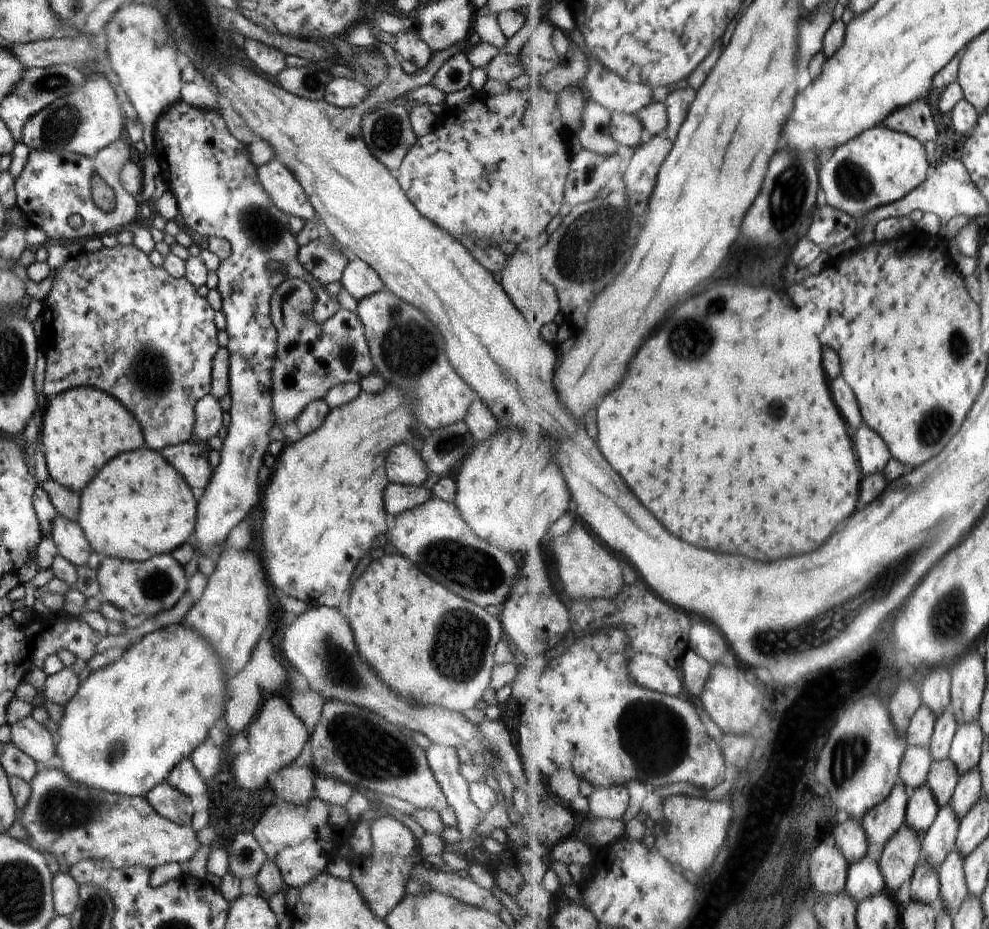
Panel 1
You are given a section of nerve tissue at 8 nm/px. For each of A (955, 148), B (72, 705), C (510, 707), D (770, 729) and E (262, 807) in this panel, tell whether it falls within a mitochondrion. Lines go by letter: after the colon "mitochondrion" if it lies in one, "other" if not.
A: other
B: other
C: other
D: other
E: other

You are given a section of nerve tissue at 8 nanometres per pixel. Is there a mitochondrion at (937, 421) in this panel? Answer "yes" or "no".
yes

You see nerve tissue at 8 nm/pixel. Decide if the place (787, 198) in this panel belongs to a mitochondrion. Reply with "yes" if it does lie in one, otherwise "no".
yes

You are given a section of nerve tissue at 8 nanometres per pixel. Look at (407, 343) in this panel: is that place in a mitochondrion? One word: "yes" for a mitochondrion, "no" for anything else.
yes

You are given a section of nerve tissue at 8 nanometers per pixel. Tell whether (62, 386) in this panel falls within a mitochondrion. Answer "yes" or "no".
no

